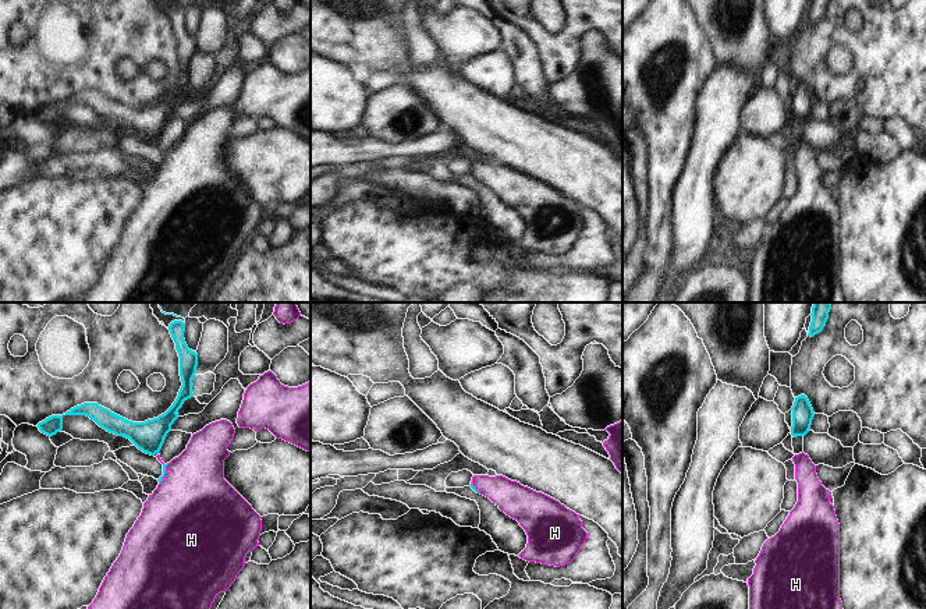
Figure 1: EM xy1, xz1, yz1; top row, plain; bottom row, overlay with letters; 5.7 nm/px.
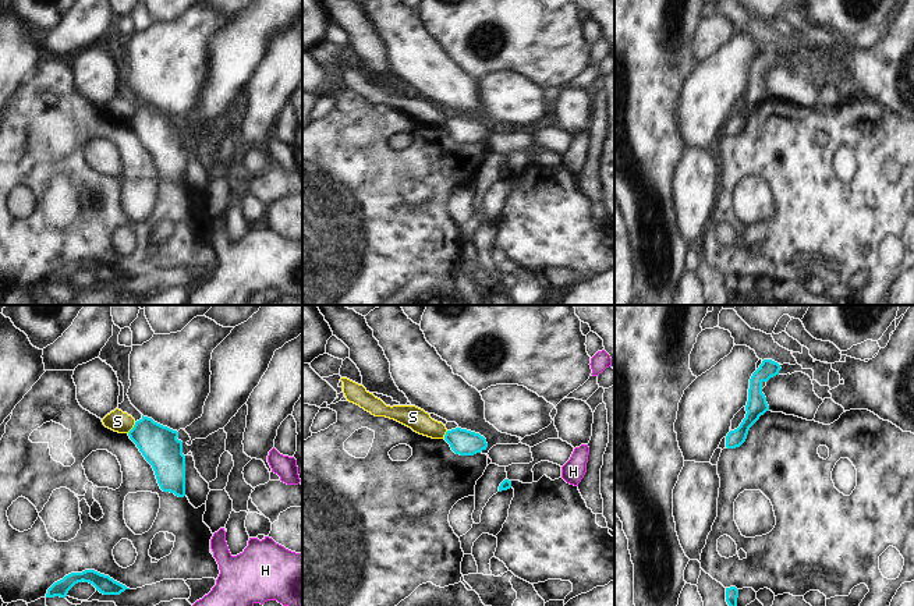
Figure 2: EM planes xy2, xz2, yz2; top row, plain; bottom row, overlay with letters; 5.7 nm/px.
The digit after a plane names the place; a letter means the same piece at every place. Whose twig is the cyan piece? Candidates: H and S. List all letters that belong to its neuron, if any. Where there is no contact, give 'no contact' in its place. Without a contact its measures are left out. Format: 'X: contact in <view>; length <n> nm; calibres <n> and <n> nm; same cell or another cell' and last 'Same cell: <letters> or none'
H: contact in xy1; length 130 nm; calibres 20 and 460 nm; same cell
S: contact in xy2; length 80 nm; calibres 220 and 120 nm; another cell
Same cell: H

